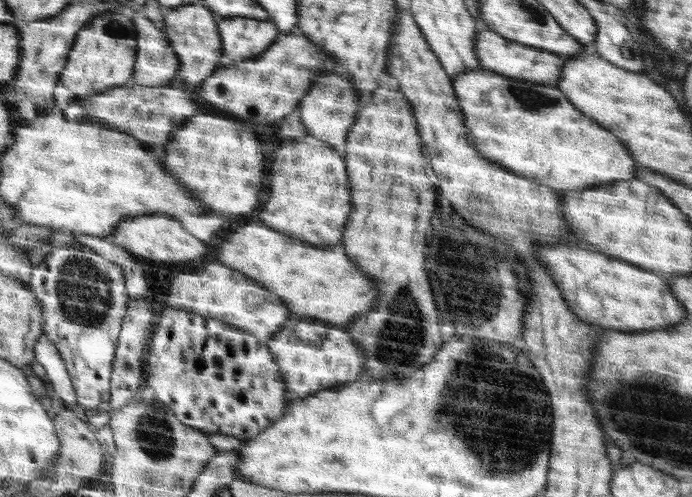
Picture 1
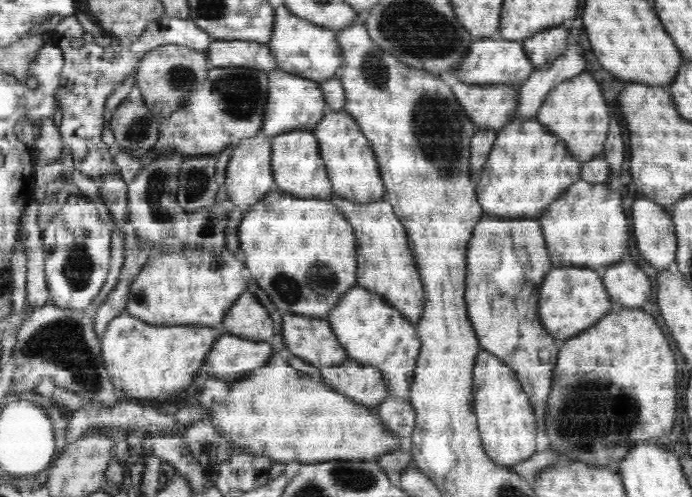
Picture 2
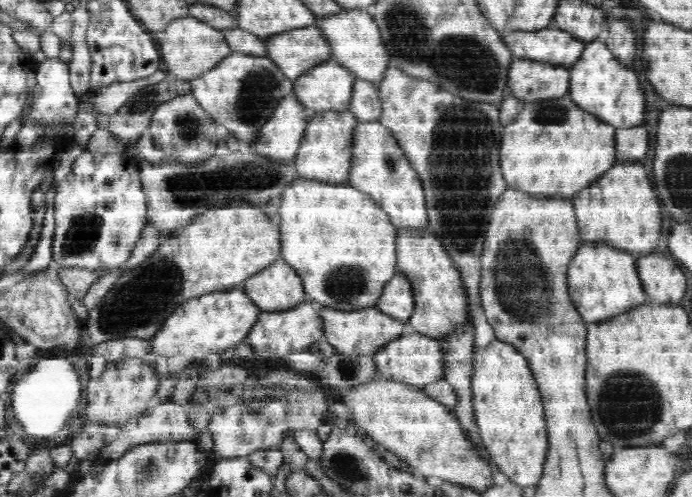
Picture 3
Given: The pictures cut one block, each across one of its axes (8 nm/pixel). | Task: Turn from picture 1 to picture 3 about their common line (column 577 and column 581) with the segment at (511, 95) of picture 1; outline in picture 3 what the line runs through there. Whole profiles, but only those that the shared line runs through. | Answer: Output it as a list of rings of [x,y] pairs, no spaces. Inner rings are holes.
[[[569,93],[561,97],[525,103],[516,118],[503,130],[499,164],[506,185],[512,189],[528,191],[533,196],[572,200],[577,192],[597,181],[618,162],[615,142],[617,129],[598,115],[578,107]]]

